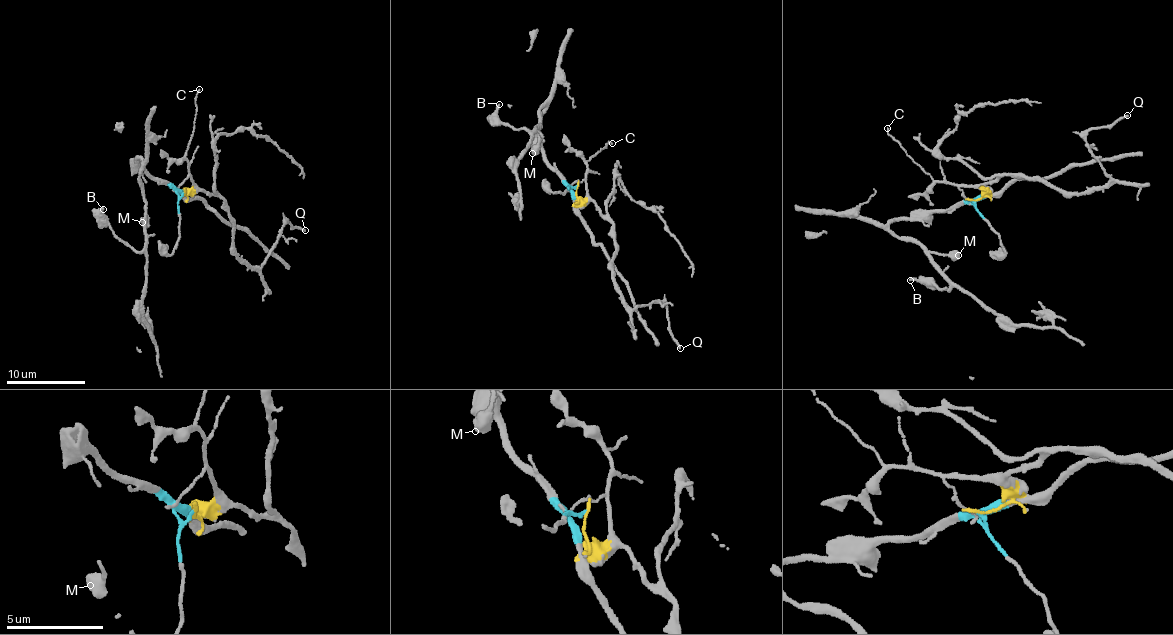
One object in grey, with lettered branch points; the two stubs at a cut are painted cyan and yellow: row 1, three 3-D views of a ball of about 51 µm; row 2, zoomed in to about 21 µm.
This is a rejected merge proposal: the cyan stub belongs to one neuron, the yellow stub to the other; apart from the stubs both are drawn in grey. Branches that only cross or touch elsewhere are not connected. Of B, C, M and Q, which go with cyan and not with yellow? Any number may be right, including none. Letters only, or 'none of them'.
B, M

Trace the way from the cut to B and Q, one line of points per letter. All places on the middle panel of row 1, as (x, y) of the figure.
B: (576, 187), (566, 185), (544, 153), (539, 118), (545, 105), (540, 124), (531, 130), (498, 121), (499, 104)
Q: (578, 186), (578, 197), (590, 200), (610, 223), (614, 289), (634, 308), (664, 304), (679, 347)

